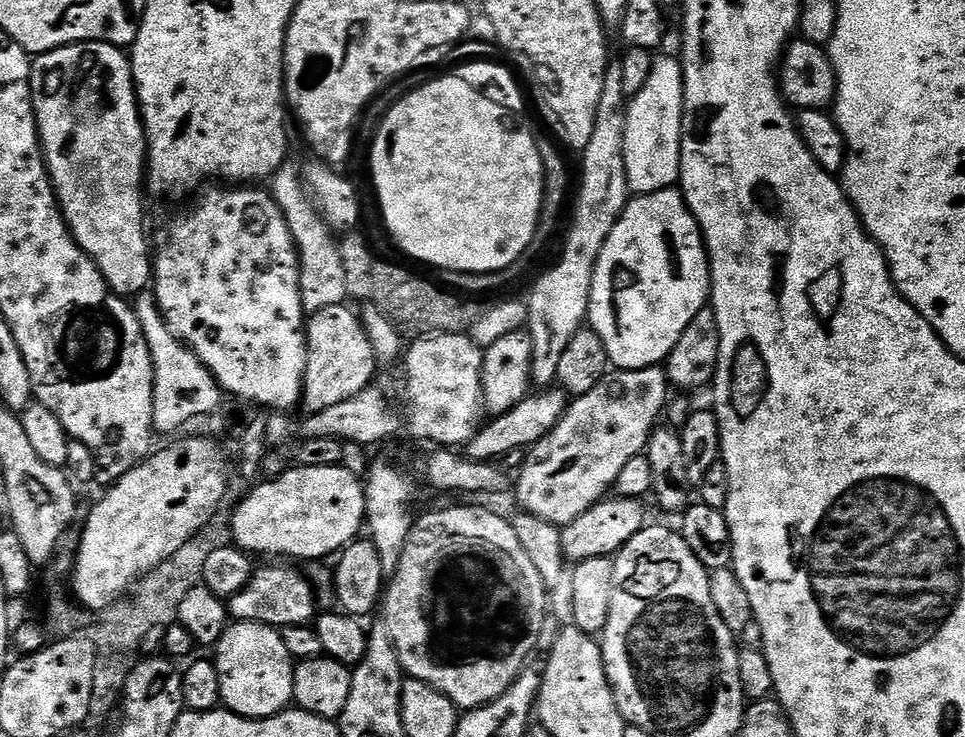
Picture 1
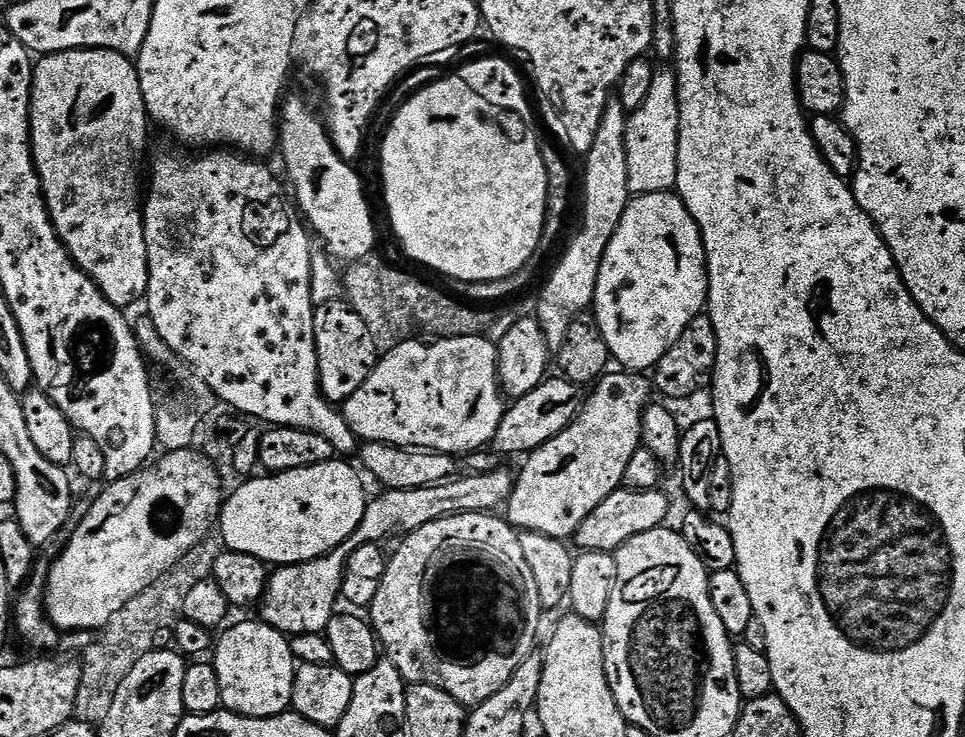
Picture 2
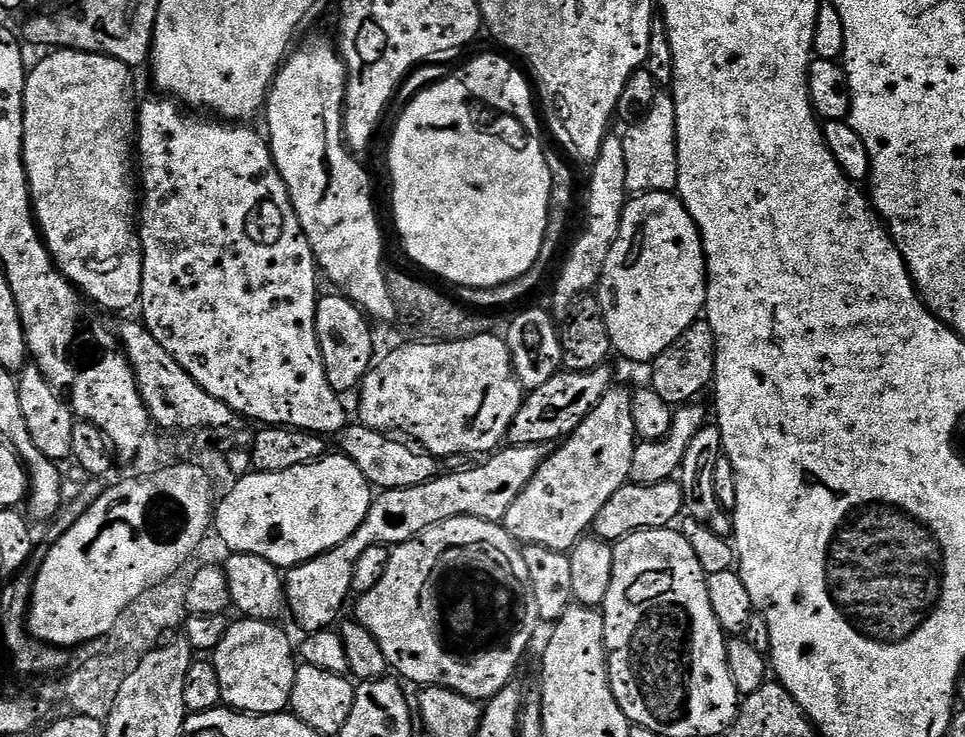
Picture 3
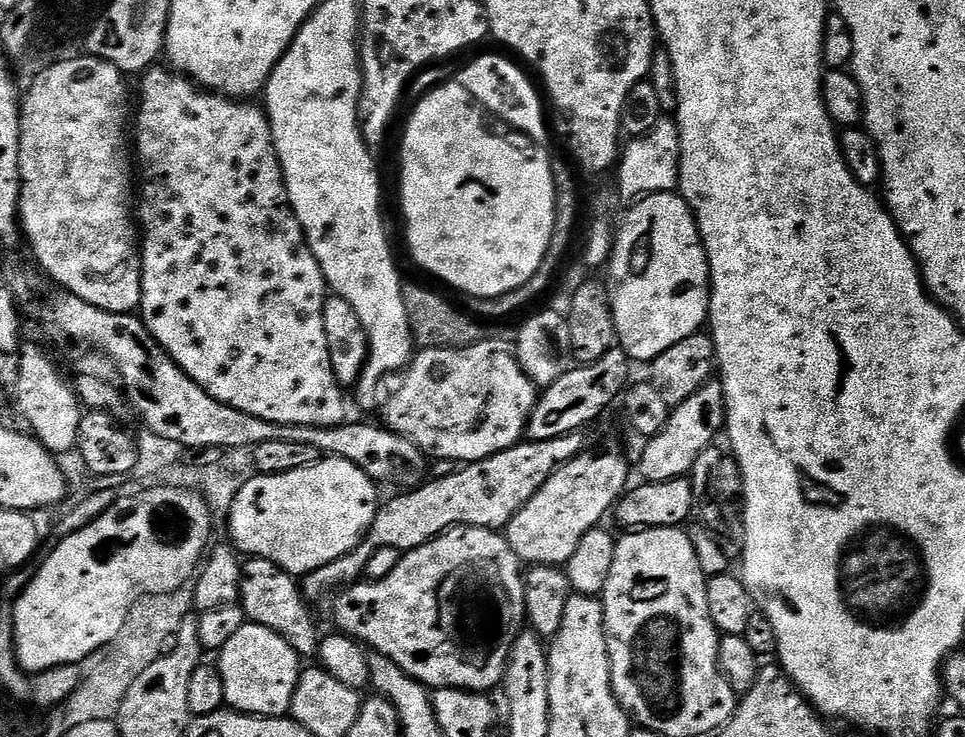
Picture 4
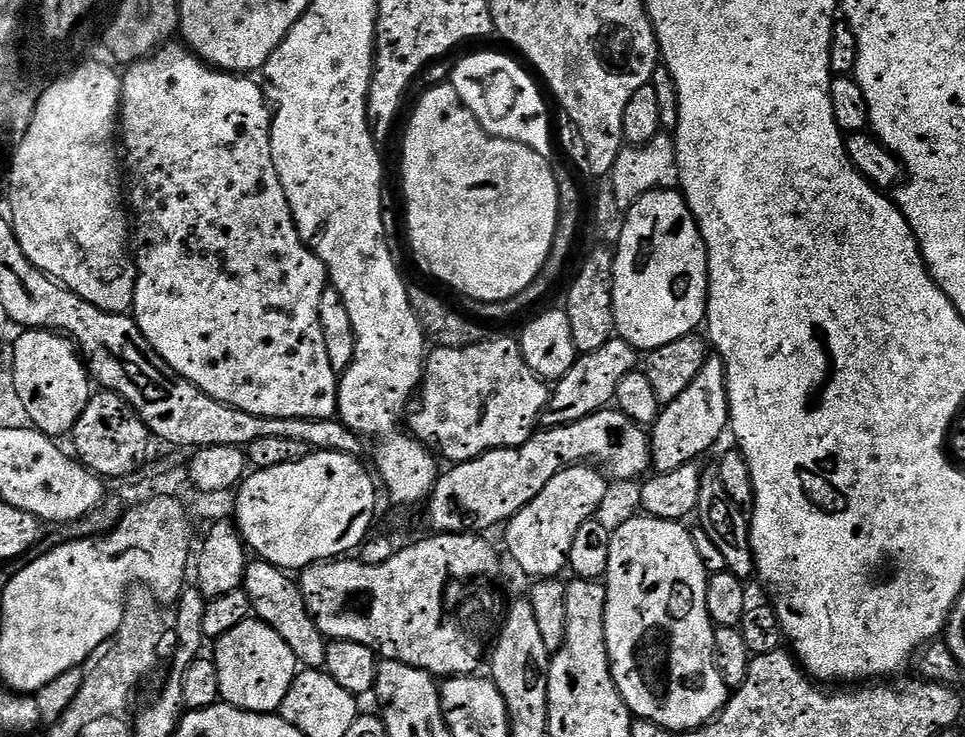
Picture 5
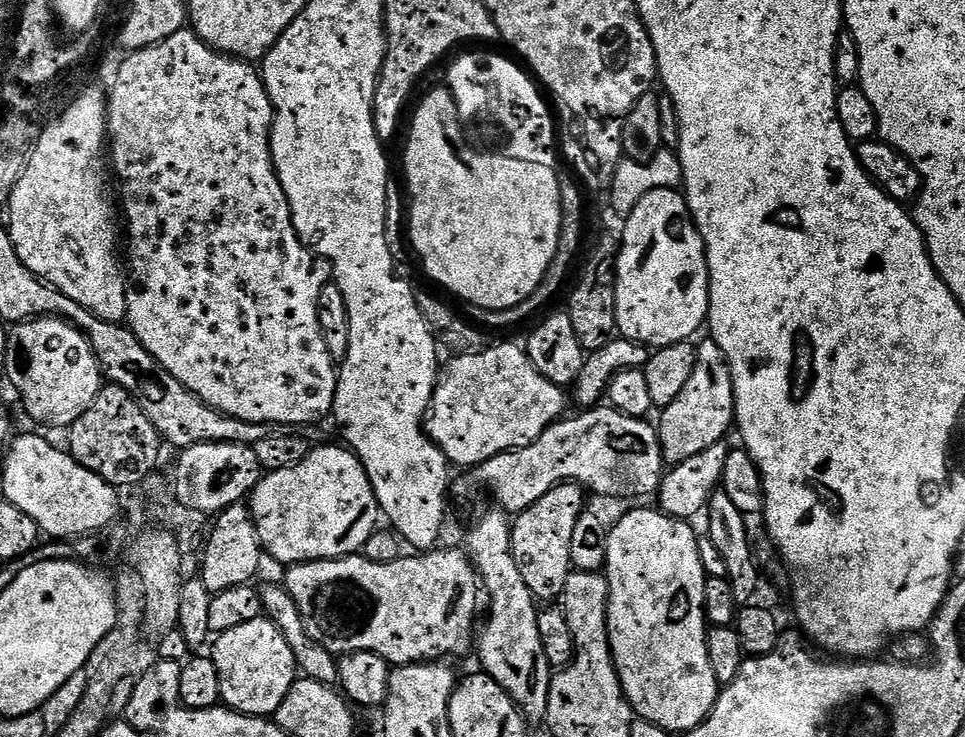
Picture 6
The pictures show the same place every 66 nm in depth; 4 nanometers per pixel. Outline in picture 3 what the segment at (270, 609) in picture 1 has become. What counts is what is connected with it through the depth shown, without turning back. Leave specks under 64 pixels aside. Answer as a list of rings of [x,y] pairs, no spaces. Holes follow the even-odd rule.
[[[542,444],[504,446],[491,453],[485,459],[488,461],[477,468],[468,468],[465,472],[445,471],[422,486],[383,489],[373,499],[362,526],[358,526],[358,530],[354,530],[346,542],[287,569],[284,576],[284,599],[287,611],[292,611],[301,633],[331,629],[341,619],[344,599],[353,595],[354,566],[358,566],[358,558],[362,558],[362,553],[370,550],[370,546],[404,544],[430,526],[459,516],[503,521],[506,510],[510,510],[518,494],[526,490],[545,455],[546,448]]]

